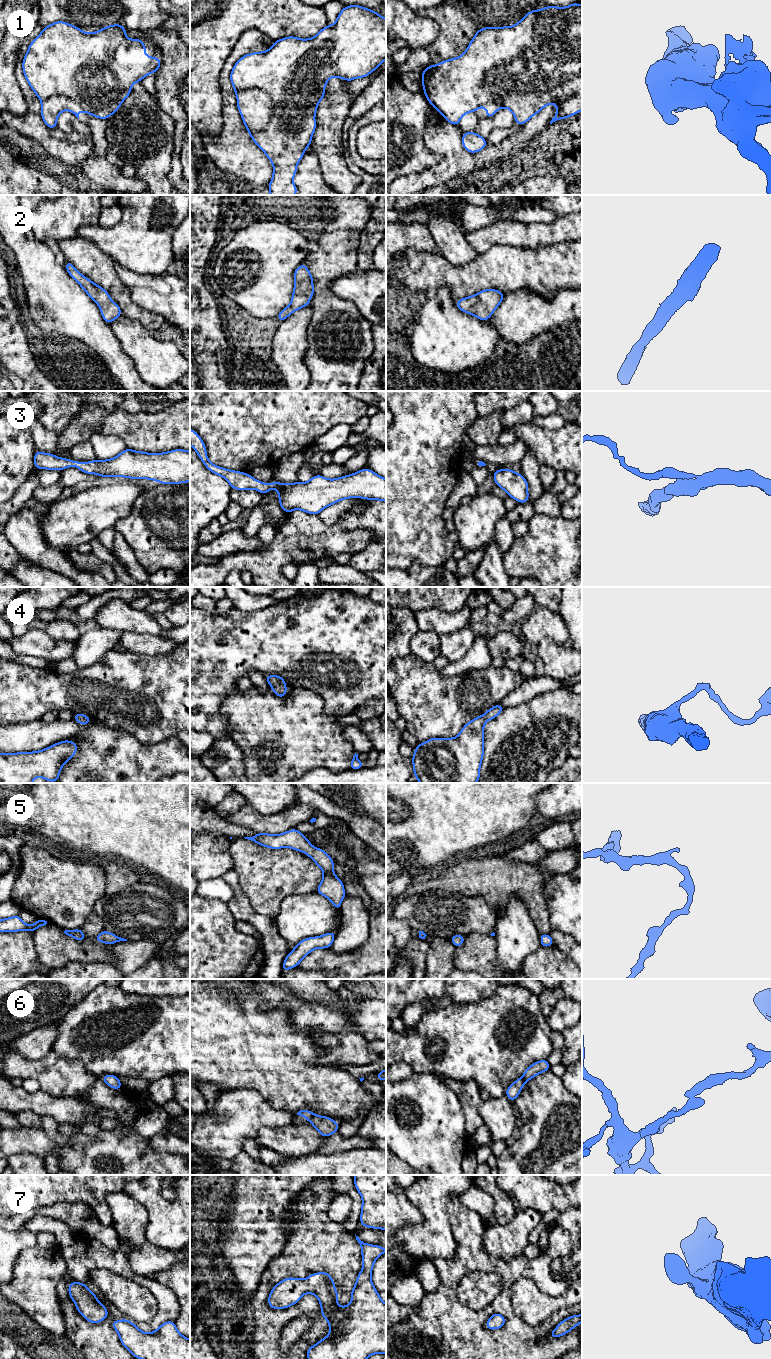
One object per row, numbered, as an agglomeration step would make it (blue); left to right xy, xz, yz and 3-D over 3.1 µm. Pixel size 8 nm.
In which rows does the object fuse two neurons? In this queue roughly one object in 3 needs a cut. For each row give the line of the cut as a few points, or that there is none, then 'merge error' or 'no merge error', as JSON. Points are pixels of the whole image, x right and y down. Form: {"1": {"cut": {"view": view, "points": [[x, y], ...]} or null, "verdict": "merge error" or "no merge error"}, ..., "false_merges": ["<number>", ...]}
{"1": {"cut": null, "verdict": "no merge error"}, "2": {"cut": null, "verdict": "no merge error"}, "3": {"cut": null, "verdict": "no merge error"}, "4": {"cut": null, "verdict": "no merge error"}, "5": {"cut": null, "verdict": "no merge error"}, "6": {"cut": {"view": "xz", "points": [[314, 1114], [308, 1119]]}, "verdict": "merge error"}, "7": {"cut": null, "verdict": "no merge error"}, "false_merges": ["6"]}

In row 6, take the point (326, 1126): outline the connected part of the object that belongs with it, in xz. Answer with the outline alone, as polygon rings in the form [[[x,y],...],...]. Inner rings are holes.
[[[314,1114],[310,1119],[309,1122],[313,1125],[314,1128],[318,1130],[321,1136],[329,1137],[333,1133],[338,1131],[339,1124],[327,1116],[318,1116]]]

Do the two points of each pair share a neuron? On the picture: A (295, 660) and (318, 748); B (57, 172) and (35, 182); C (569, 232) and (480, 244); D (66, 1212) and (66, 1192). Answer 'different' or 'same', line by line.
A: different
B: same
C: same
D: different

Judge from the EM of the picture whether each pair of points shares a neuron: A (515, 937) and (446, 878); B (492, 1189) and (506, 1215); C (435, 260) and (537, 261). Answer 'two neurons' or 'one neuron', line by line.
A: two neurons
B: one neuron
C: one neuron

